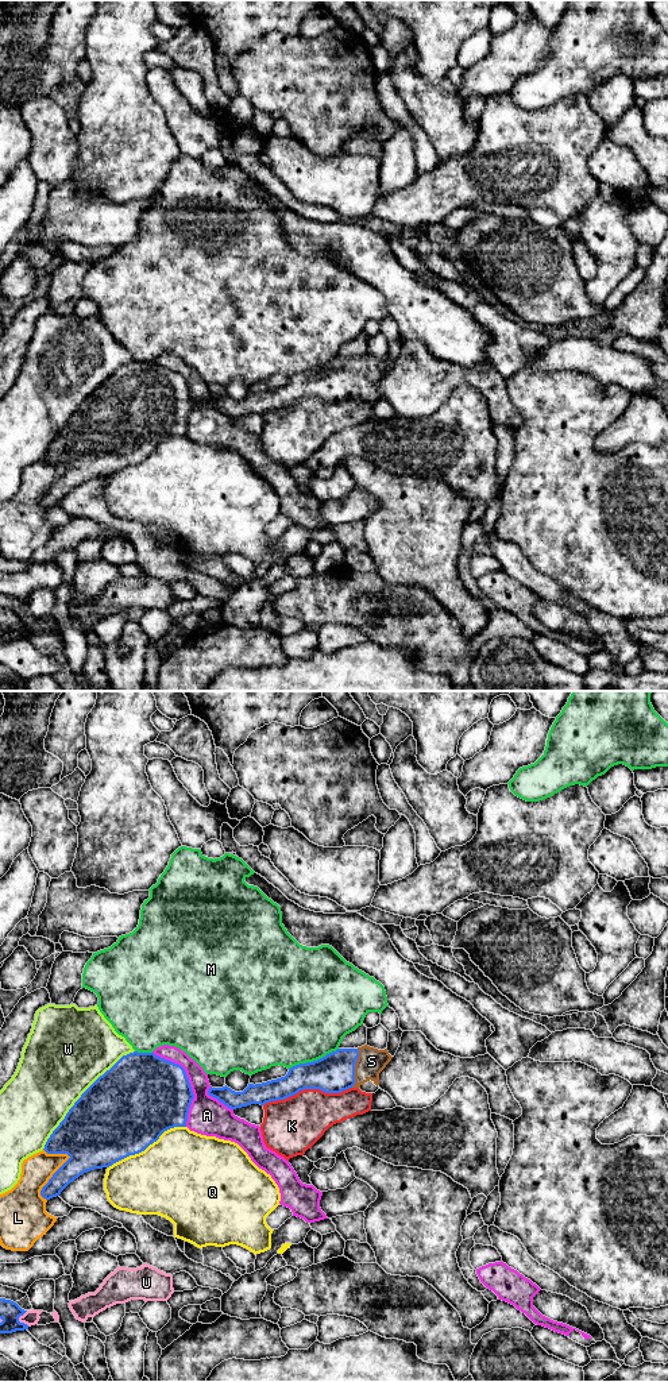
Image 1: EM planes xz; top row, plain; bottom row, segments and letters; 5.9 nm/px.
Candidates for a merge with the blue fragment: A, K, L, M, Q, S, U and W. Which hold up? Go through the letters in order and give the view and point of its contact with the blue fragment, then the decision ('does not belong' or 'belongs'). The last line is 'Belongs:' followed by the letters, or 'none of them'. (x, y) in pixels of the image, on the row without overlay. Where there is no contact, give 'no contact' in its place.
A: xz (189, 392) | does not belong
K: xz (307, 397) | does not belong
L: xz (51, 486) | does not belong
M: xz (313, 370) | does not belong
Q: xz (146, 456) | does not belong
S: xz (354, 377) | belongs
U: xz (18, 629) | does not belong
W: xz (81, 405) | does not belong
Belongs: S

